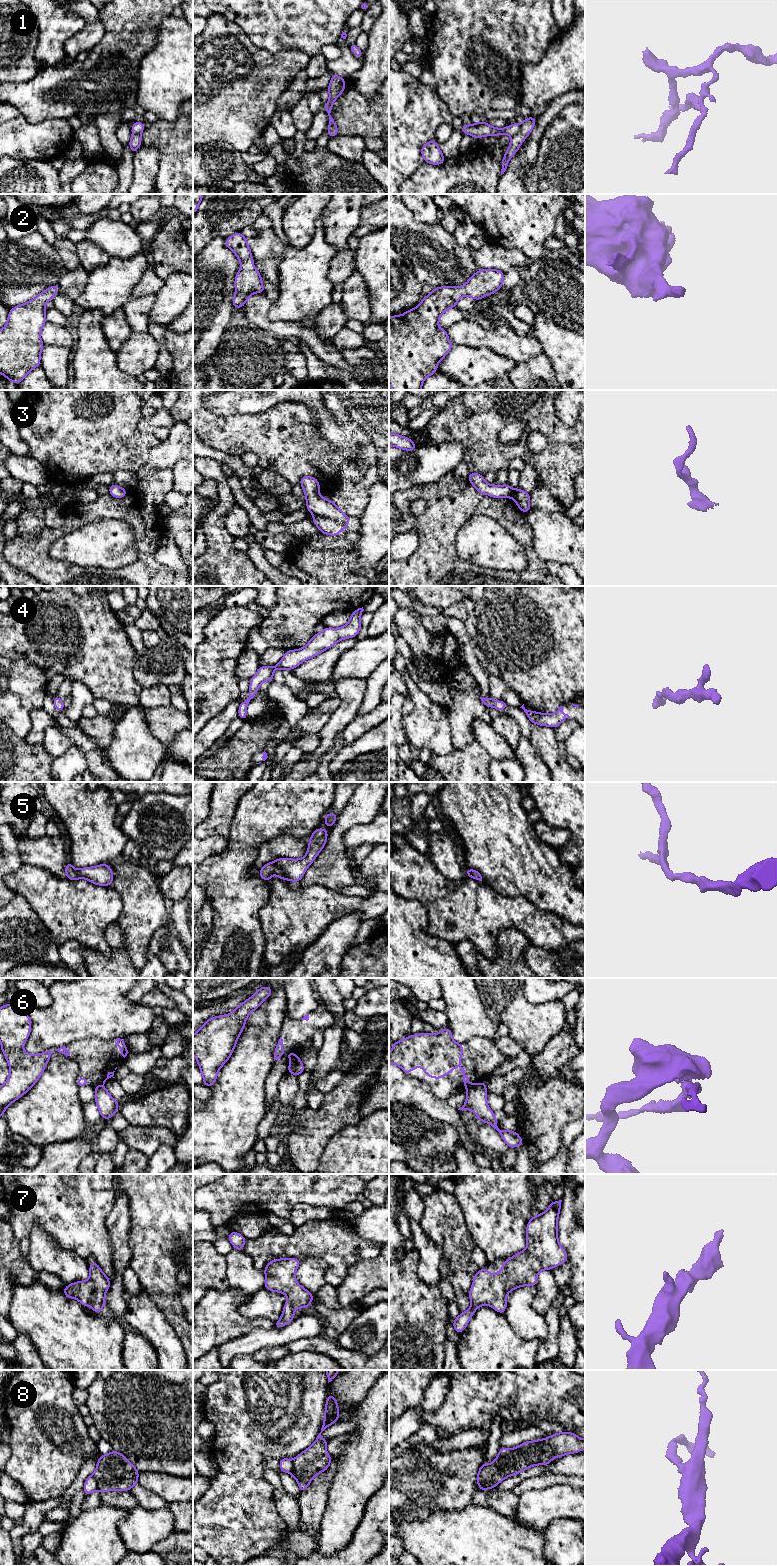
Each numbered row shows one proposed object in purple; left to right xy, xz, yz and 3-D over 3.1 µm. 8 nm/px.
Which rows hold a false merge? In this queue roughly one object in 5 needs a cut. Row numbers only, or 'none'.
1, 6, 8

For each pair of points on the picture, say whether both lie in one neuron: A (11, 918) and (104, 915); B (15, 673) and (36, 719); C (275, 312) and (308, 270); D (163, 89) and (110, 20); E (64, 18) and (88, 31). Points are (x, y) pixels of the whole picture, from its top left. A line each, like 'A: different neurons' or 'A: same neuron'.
A: different neurons
B: different neurons
C: same neuron
D: different neurons
E: different neurons

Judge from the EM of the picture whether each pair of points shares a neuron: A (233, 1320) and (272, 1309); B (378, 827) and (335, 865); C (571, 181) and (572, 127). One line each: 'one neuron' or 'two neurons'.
A: two neurons
B: two neurons
C: one neuron

